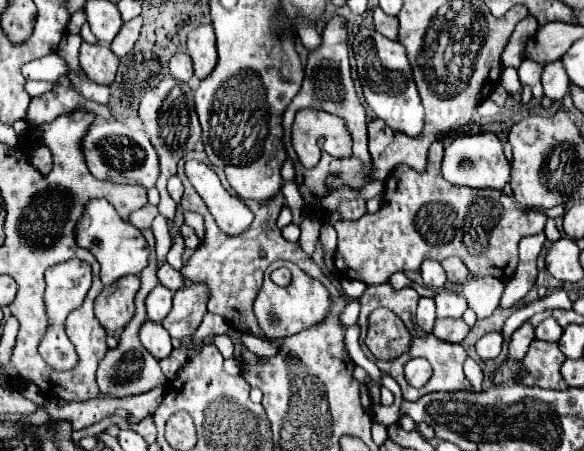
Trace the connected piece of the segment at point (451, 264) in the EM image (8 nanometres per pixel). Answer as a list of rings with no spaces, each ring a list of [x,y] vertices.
[[[458,257],[444,259],[442,267],[444,267],[450,283],[466,283],[468,277],[470,277],[470,271],[466,271],[466,265]]]

